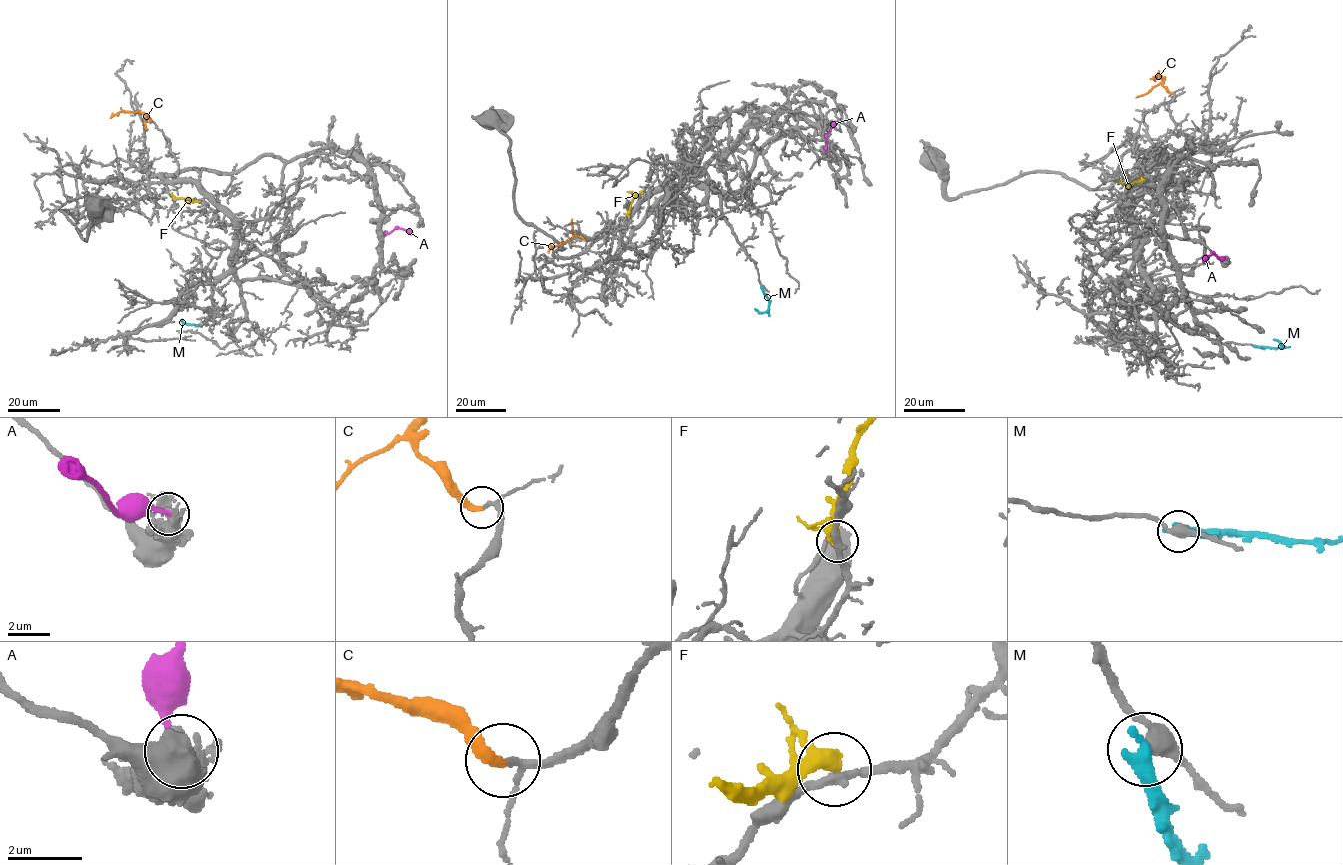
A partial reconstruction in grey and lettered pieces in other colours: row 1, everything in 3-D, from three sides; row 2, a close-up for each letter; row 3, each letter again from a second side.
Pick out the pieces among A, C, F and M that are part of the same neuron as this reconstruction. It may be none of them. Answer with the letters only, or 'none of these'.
C

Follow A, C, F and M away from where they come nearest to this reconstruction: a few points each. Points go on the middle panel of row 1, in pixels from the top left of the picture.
A: (826, 153), (827, 134), (836, 121)
C: (585, 240), (576, 235), (548, 252)
F: (628, 216), (634, 196), (627, 191)
M: (762, 287), (768, 307), (762, 312), (754, 308)

